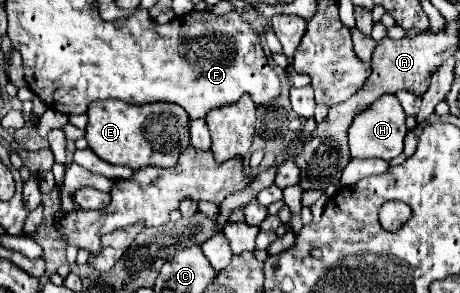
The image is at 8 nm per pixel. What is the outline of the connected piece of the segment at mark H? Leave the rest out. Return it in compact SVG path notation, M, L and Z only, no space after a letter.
M381 96L371 104L371 108L365 108L355 116L355 120L349 126L347 132L347 144L351 158L381 158L391 160L403 152L403 138L407 134L405 128L405 112L397 100L397 96Z

